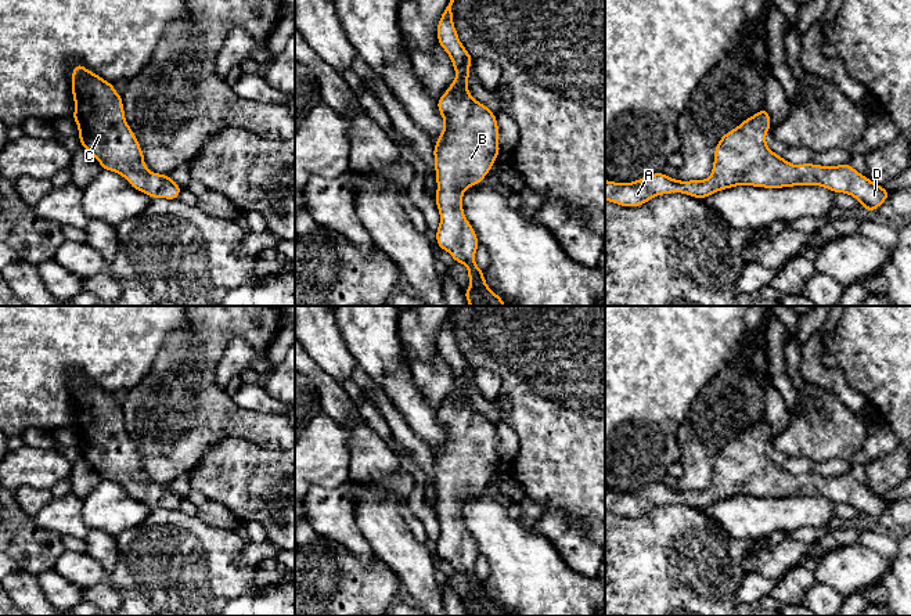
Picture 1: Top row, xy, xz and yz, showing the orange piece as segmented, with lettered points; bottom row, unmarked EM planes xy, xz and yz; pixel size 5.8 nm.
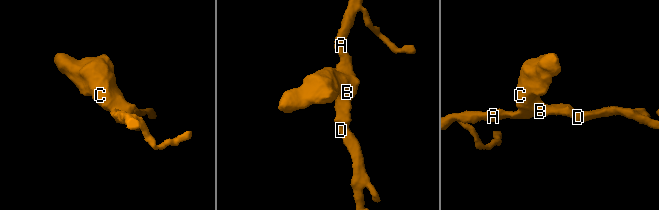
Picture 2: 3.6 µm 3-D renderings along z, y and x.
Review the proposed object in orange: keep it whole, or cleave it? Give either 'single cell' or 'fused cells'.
single cell

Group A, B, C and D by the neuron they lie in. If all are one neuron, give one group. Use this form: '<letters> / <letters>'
A B C D

